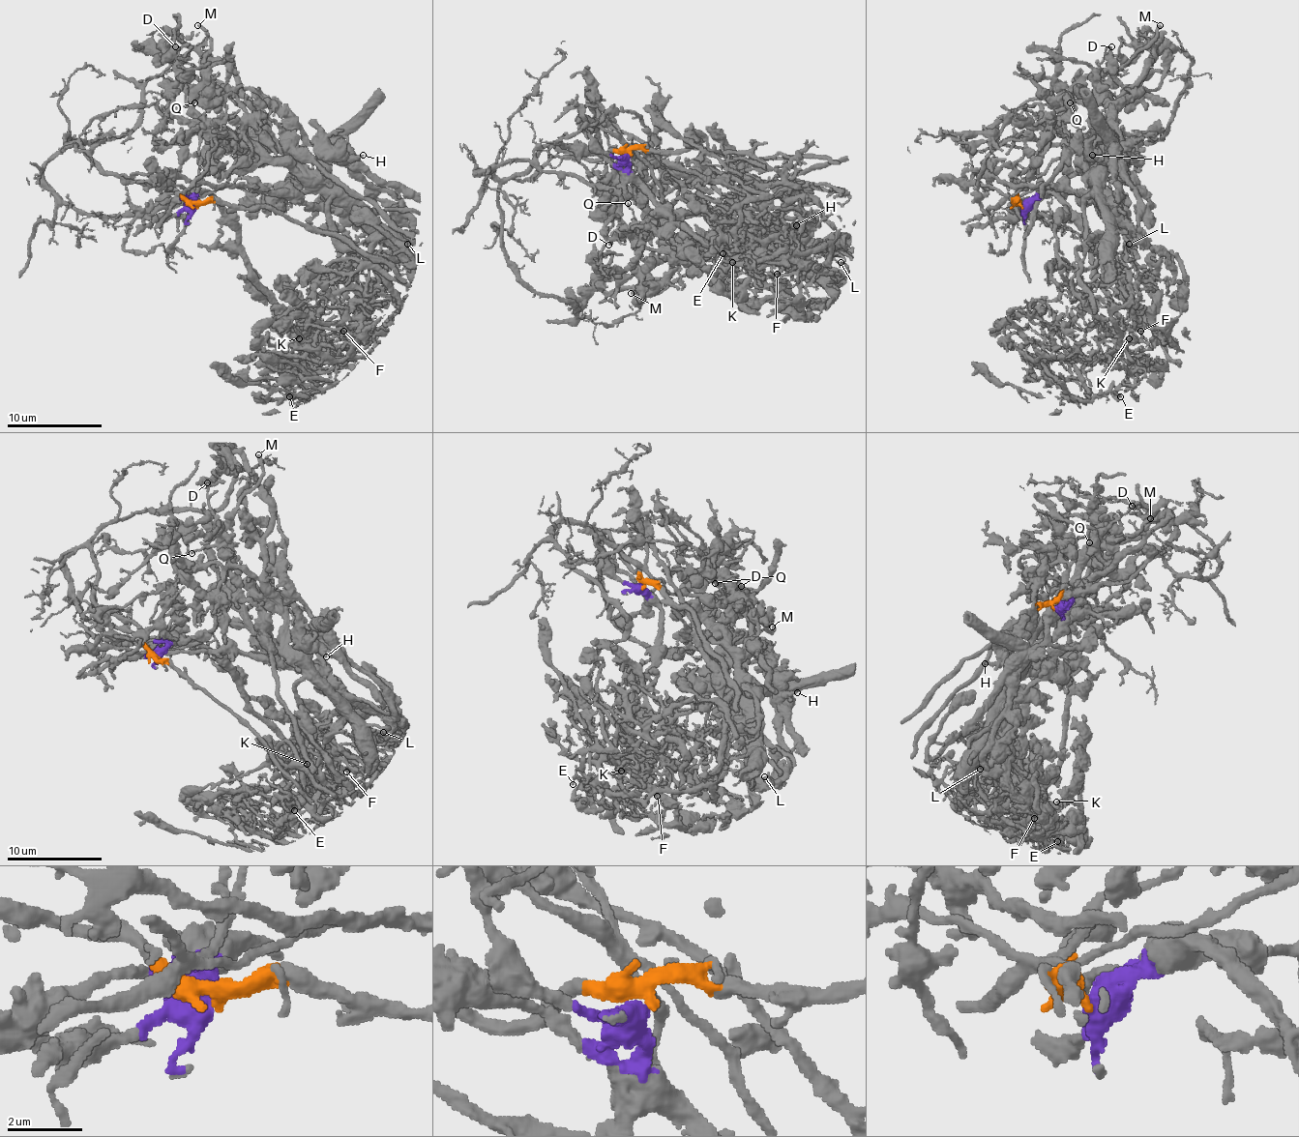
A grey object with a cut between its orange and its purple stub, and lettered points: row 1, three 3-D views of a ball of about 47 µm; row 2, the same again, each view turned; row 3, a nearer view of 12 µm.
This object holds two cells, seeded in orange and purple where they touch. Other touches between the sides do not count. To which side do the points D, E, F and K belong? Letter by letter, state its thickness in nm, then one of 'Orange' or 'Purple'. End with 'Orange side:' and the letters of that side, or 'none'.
D: Thickness 130 nm. Purple
E: Thickness 190 nm. Purple
F: Thickness 120 nm. Purple
K: Thickness 140 nm. Purple
Orange side: none

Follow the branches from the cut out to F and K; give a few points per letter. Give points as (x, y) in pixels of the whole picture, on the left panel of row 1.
F: (194, 207), (209, 192), (243, 245), (247, 273), (287, 311), (328, 342), (364, 339), (342, 331)
K: (194, 207), (194, 202), (209, 192), (243, 245), (247, 273), (282, 308), (297, 316), (321, 344), (300, 337)

